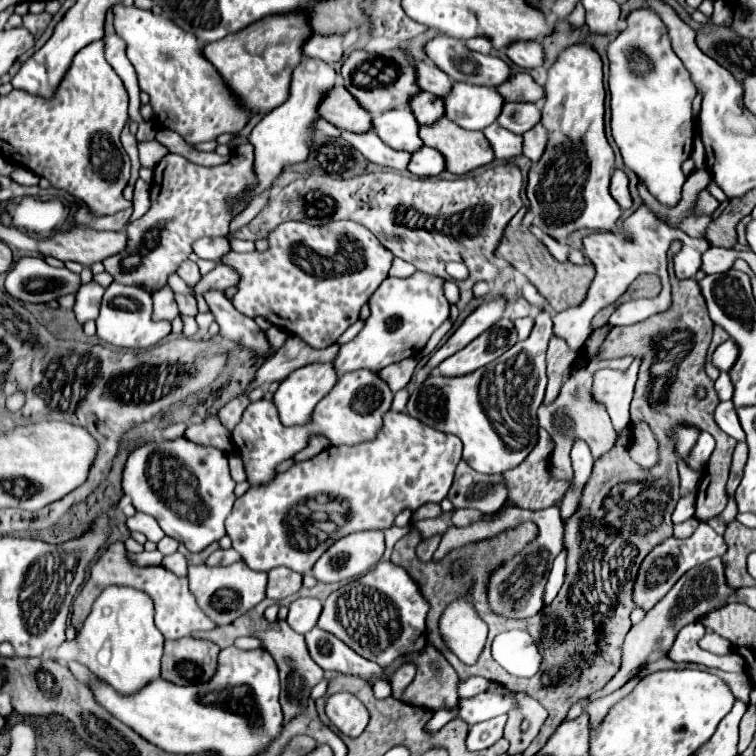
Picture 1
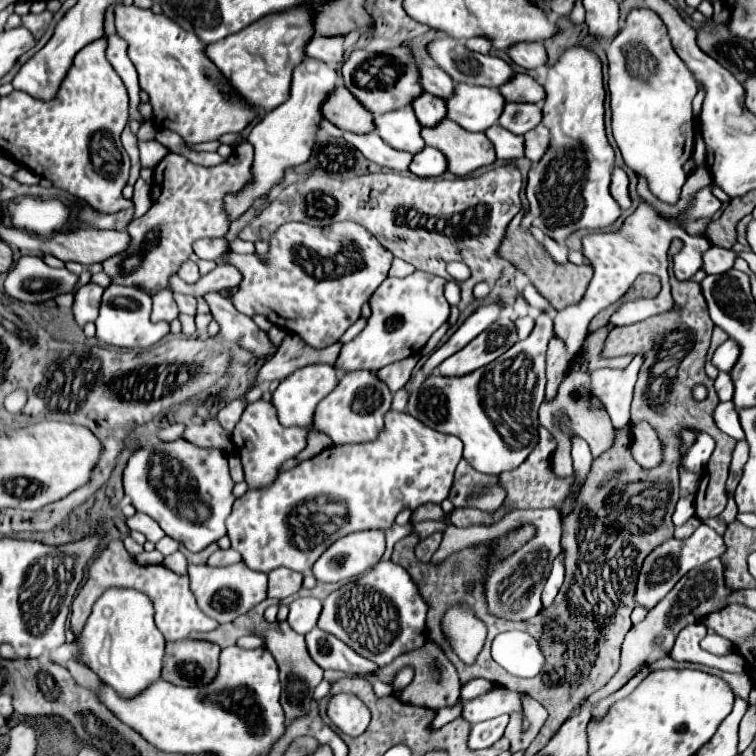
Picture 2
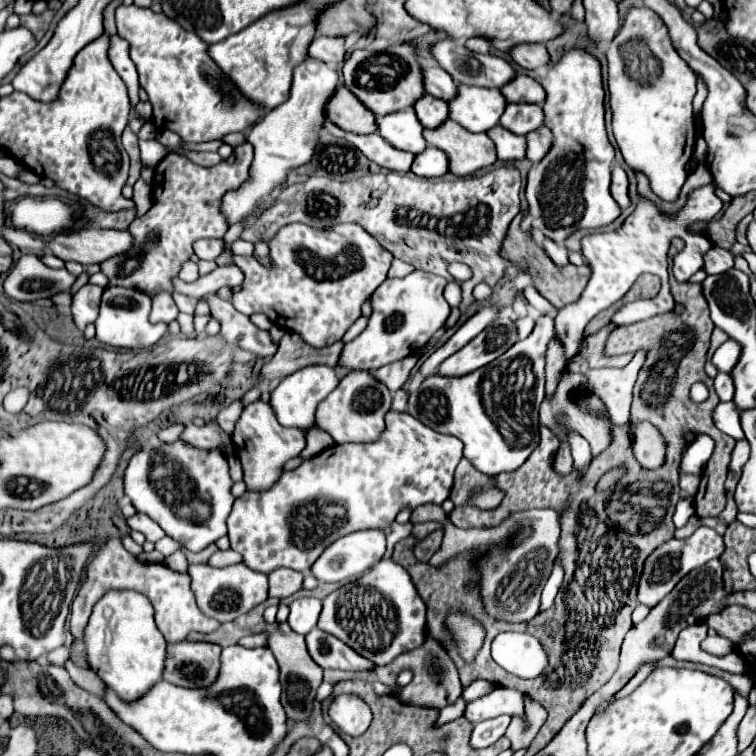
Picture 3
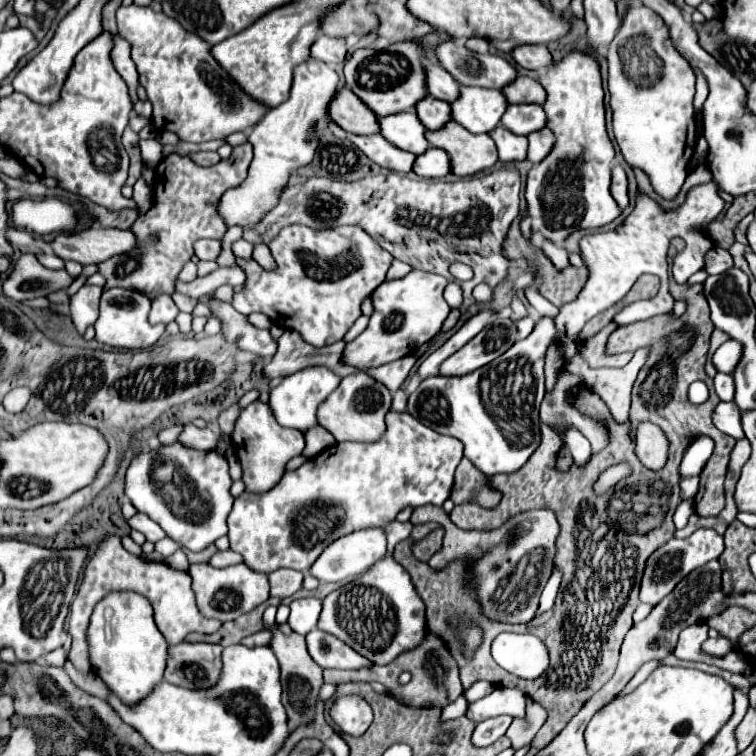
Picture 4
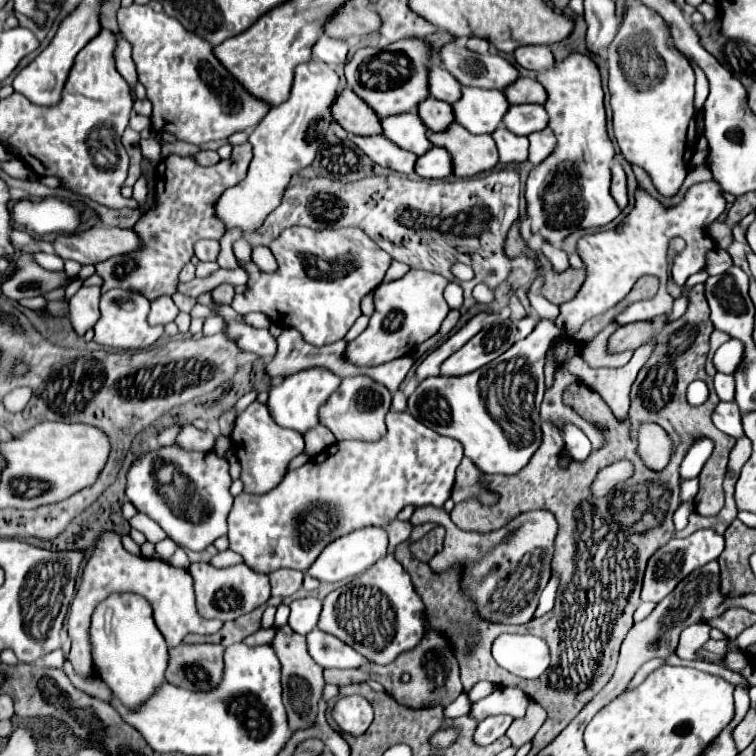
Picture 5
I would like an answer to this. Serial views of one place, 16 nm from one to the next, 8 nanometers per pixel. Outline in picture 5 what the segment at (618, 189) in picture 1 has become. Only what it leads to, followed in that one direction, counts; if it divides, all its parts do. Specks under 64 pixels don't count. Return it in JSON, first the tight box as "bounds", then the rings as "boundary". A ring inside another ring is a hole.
{"bounds":[610,162,628,208],"boundary":[[[616,162],[612,166],[612,186],[610,186],[610,194],[614,198],[614,202],[620,208],[626,208],[628,204],[628,196],[626,196],[626,174],[622,170],[622,166]]]}

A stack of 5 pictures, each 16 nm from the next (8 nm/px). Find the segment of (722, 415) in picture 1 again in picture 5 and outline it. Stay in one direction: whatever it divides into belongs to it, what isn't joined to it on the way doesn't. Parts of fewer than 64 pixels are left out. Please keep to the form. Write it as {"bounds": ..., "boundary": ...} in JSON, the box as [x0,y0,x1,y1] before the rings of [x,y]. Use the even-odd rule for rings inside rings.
{"bounds":[712,402,742,438],"boundary":[[[720,402],[712,414],[712,422],[718,430],[726,432],[728,436],[740,438],[742,432],[742,414],[736,408],[736,402]]]}

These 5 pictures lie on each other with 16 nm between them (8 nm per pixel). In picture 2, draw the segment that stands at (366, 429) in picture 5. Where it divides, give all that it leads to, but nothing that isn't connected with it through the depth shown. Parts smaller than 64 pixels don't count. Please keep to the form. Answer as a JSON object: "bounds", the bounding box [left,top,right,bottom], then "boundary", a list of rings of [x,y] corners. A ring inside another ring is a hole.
{"bounds":[314,370,392,444],"boundary":[[[356,370],[342,376],[340,384],[318,404],[314,416],[314,430],[326,432],[334,444],[372,442],[384,428],[384,414],[390,410],[392,394],[384,382],[380,382],[368,370]]]}

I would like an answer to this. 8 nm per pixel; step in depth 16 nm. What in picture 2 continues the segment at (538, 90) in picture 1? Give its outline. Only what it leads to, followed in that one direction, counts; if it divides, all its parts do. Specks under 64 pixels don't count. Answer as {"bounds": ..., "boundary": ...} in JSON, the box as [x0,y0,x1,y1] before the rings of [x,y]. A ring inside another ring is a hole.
{"bounds":[500,74,546,102],"boundary":[[[516,74],[504,88],[500,88],[506,102],[540,102],[546,98],[544,88],[528,74]]]}

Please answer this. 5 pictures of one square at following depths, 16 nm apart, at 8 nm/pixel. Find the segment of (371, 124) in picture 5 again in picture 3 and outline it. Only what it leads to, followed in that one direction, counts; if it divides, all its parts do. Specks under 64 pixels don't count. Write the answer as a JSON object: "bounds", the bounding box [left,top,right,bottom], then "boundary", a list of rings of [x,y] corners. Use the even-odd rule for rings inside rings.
{"bounds":[326,86,376,134],"boundary":[[[340,86],[326,106],[328,118],[346,132],[372,134],[376,132],[376,118],[346,86]]]}

